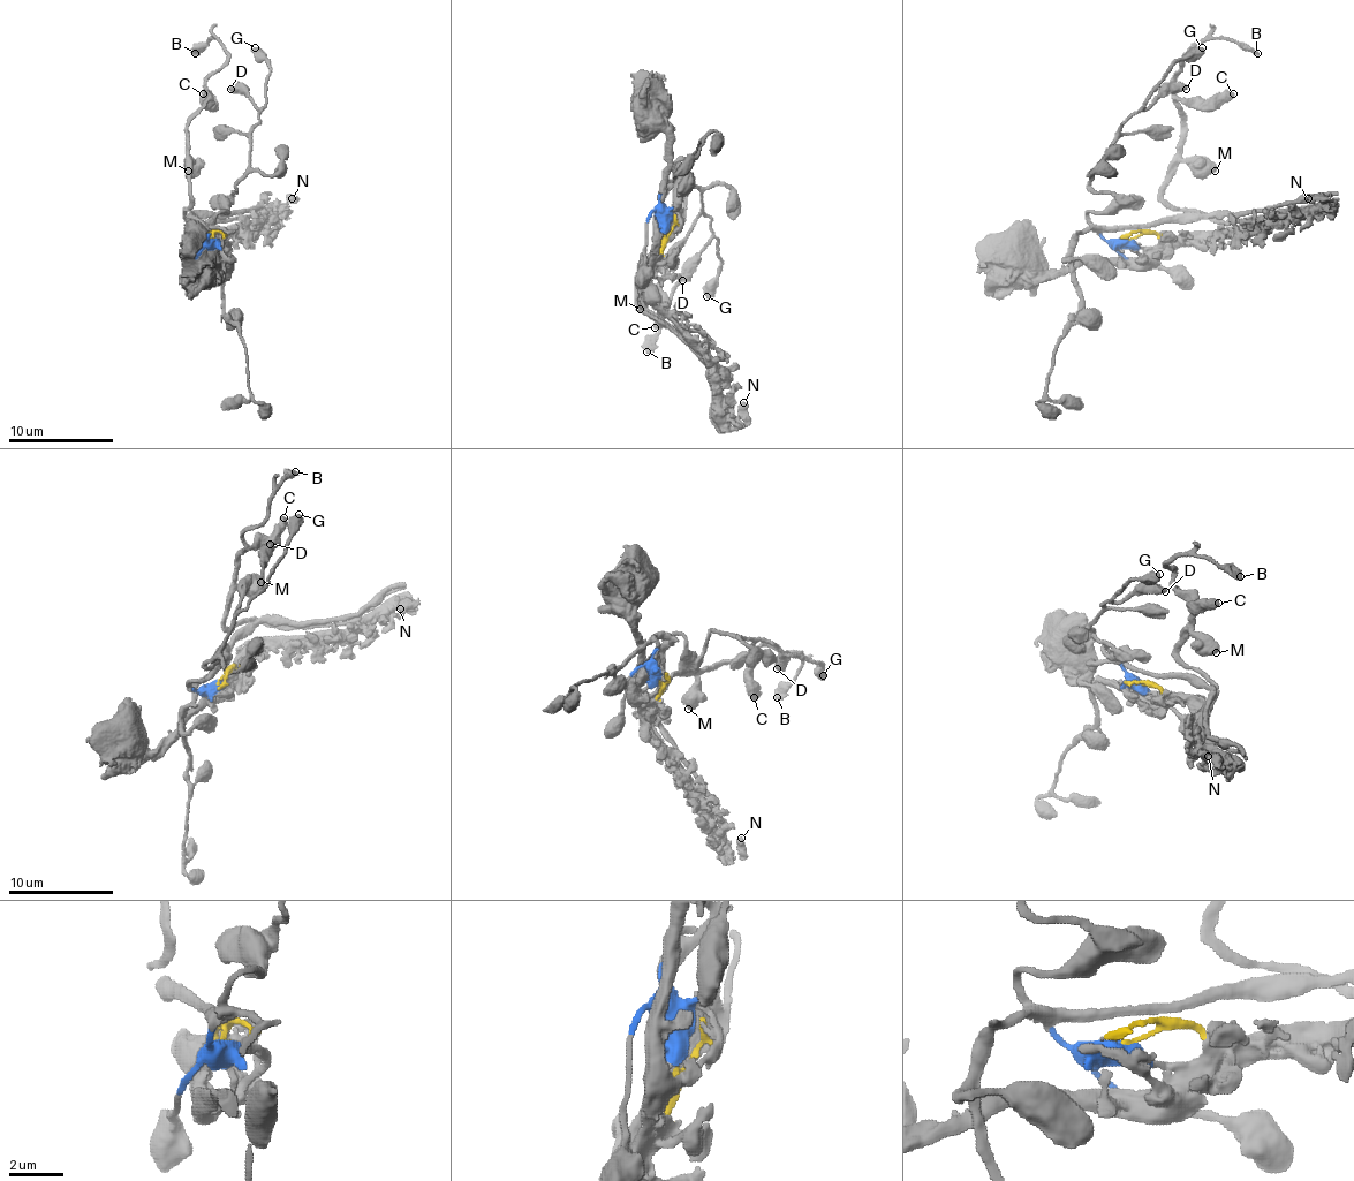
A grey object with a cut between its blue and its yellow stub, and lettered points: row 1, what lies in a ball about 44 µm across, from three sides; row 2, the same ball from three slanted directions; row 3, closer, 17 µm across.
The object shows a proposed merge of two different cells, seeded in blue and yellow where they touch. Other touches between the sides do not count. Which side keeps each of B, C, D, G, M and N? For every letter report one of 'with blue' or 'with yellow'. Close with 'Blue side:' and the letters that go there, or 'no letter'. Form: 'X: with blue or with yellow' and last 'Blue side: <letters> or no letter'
B: with blue
C: with blue
D: with blue
G: with blue
M: with blue
N: with yellow
Blue side: B, C, D, G, M

